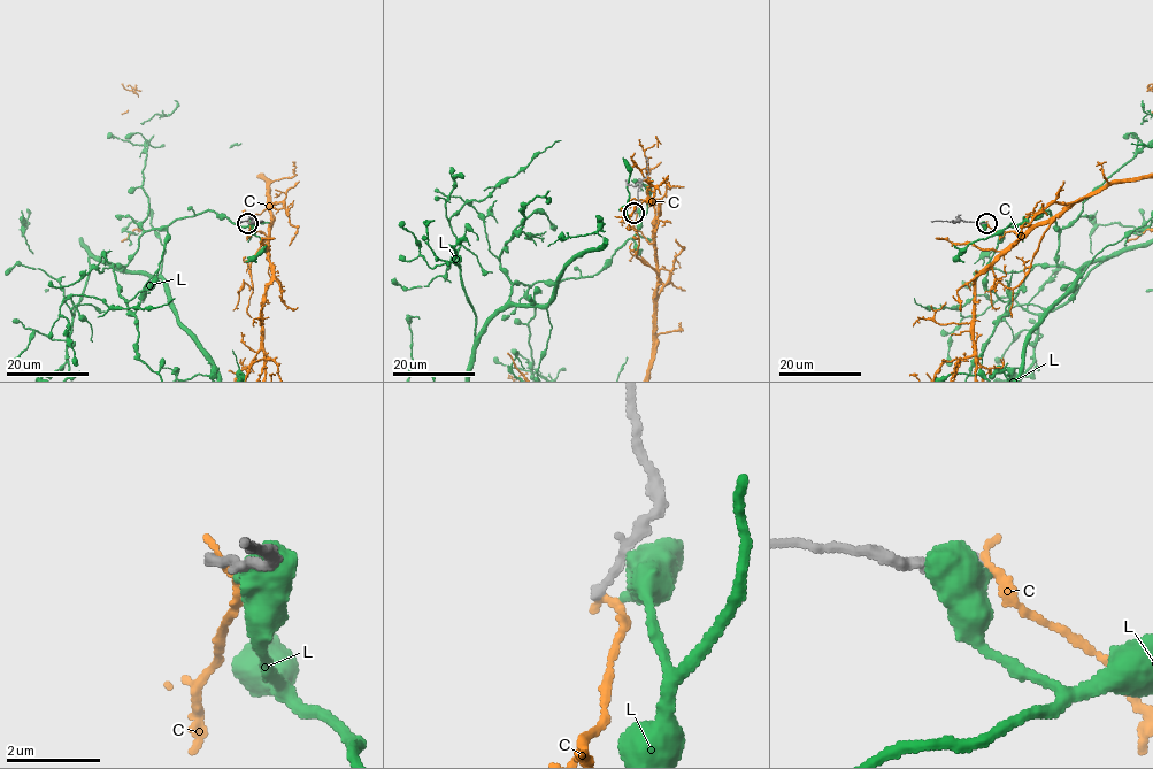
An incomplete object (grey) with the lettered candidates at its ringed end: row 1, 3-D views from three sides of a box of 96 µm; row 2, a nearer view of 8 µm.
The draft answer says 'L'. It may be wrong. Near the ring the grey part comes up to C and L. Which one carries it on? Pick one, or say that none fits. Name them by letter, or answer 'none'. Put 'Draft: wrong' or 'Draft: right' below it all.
none
Draft: wrong

